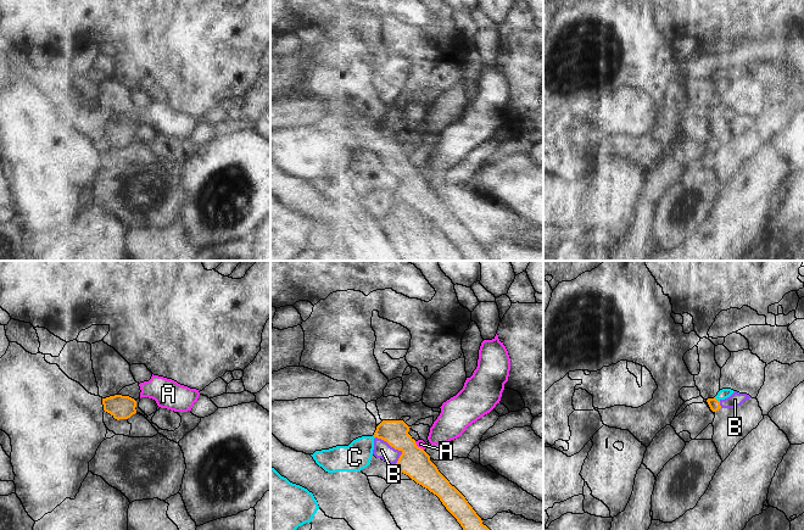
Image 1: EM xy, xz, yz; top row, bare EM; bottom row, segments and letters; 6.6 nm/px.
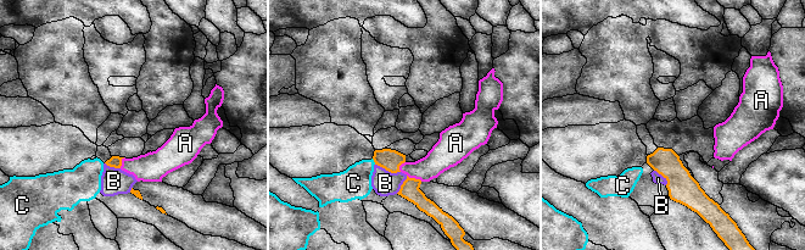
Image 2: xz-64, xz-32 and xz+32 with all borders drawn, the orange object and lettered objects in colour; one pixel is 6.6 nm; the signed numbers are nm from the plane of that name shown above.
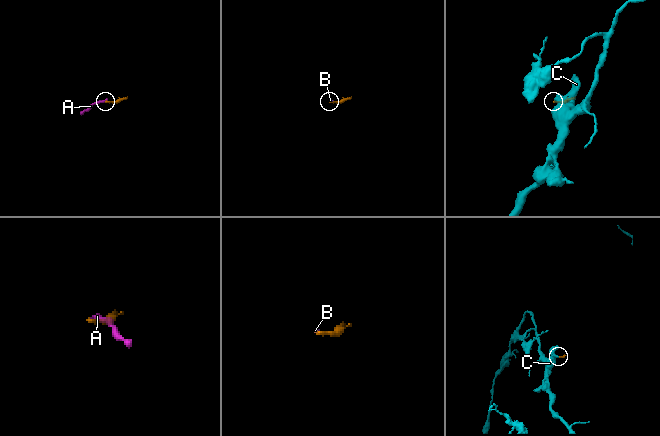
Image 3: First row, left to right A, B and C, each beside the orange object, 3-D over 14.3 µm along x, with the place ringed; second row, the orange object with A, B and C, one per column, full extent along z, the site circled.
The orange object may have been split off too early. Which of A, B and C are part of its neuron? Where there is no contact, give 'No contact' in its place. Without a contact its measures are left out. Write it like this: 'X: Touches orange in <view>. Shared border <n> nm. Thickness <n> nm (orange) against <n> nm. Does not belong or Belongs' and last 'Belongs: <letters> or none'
A: Touches orange in xz. Shared border 90 nm. Thickness 200 nm (orange) against 50 nm. Does not belong
B: Touches orange in xz. Shared border 240 nm. Thickness 200 nm (orange) against 110 nm. Does not belong
C: Touches orange in yz. Shared border 50 nm. Thickness 70 nm (orange) against 70 nm. Does not belong
Belongs: none.

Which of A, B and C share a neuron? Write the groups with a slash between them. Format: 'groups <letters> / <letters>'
groups A B C

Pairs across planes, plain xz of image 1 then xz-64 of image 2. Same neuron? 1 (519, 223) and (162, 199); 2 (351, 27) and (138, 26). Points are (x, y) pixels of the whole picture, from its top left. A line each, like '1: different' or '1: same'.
1: same
2: different

